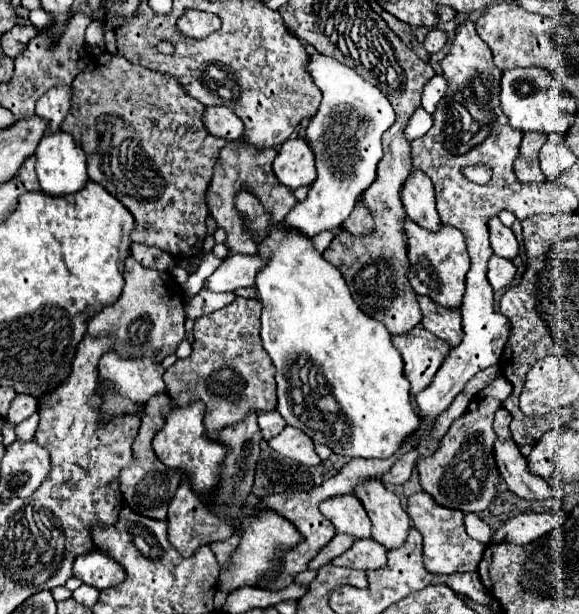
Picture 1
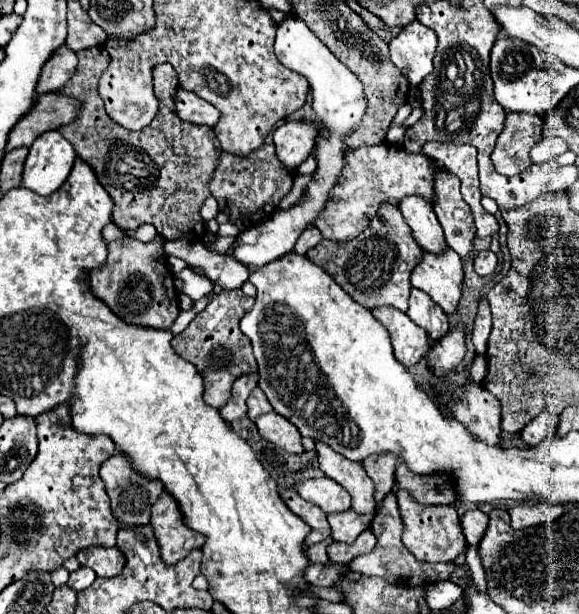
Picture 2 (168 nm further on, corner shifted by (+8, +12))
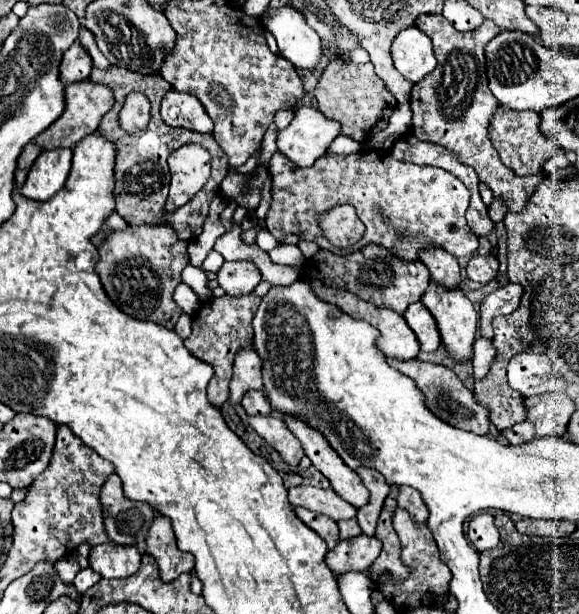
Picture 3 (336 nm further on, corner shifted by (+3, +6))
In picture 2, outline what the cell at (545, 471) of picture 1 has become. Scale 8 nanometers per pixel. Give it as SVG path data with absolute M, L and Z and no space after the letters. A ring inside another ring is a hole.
M544 410L538 418L534 418L532 422L528 422L524 426L524 430L520 432L520 438L528 444L528 446L536 446L540 444L552 430L556 430L558 426L558 414Z

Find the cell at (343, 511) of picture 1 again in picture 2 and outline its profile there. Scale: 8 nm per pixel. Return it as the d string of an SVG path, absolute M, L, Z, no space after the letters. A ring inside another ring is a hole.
M312 478L312 480L302 480L302 482L296 482L296 492L320 506L326 514L332 514L332 512L342 512L342 510L348 510L350 508L350 496L348 492L334 480L330 478Z

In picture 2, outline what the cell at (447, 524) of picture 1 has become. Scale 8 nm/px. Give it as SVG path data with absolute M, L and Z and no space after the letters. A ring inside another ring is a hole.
M398 490L398 510L404 522L402 542L412 552L412 556L420 556L424 562L452 562L464 552L466 540L462 528L458 524L458 514L454 506L420 506L416 504L406 490Z

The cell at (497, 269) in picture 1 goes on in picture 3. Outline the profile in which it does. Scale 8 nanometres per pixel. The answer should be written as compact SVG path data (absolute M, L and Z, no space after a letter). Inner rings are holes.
M473 256L467 264L467 274L471 280L487 284L497 276L499 262L493 256Z

